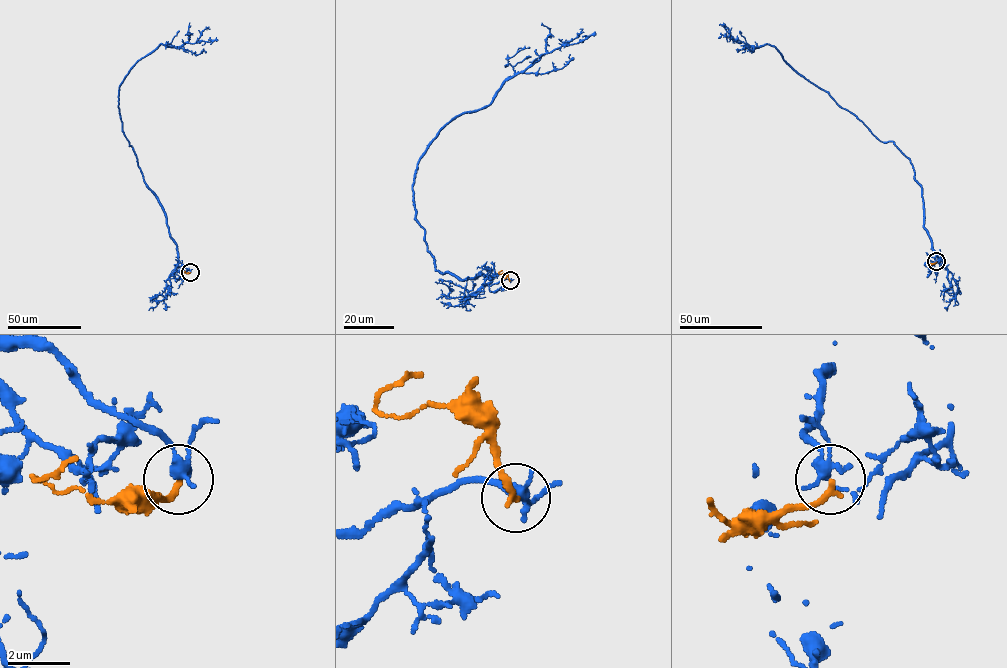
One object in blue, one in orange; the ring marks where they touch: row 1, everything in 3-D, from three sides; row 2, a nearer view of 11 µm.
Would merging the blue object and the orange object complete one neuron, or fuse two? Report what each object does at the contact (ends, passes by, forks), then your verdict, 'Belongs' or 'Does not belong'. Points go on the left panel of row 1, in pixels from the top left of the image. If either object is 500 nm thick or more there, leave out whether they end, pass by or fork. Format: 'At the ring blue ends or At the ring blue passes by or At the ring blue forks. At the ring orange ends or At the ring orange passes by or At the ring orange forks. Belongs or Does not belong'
At the ring blue passes by. At the ring orange ends. Does not belong

